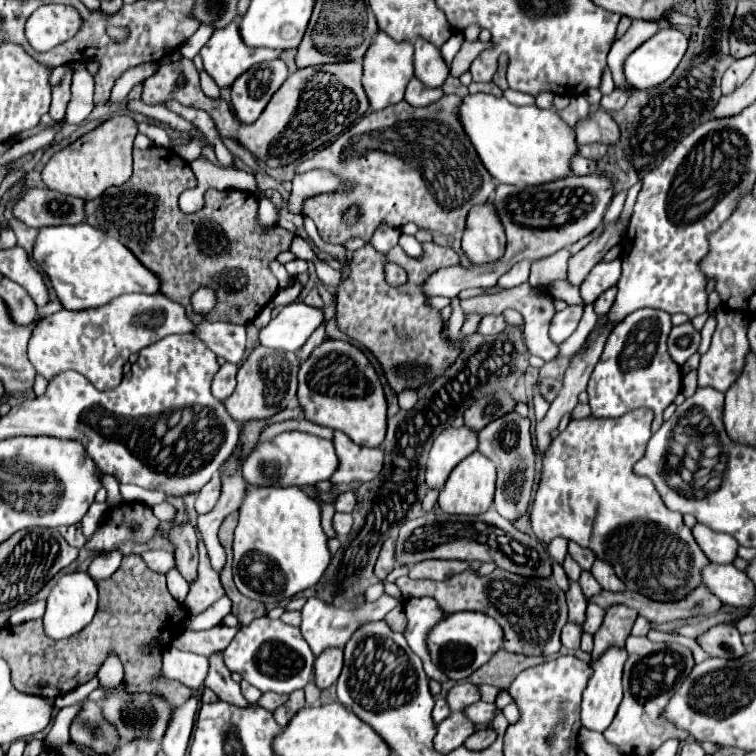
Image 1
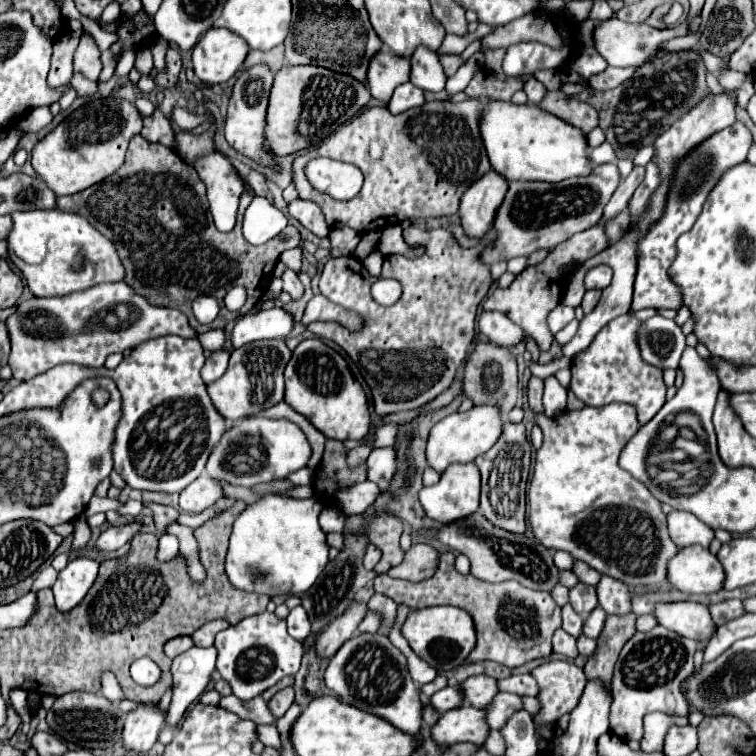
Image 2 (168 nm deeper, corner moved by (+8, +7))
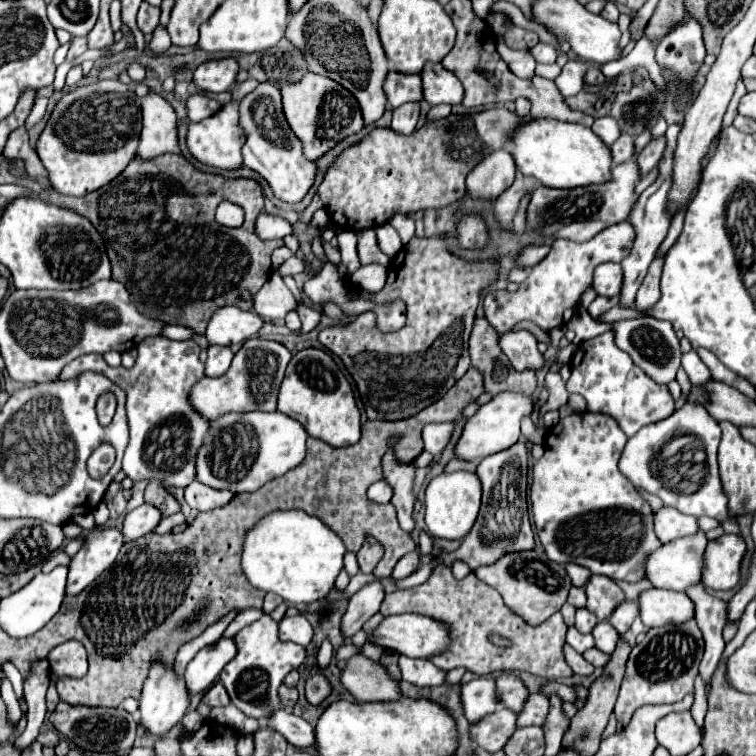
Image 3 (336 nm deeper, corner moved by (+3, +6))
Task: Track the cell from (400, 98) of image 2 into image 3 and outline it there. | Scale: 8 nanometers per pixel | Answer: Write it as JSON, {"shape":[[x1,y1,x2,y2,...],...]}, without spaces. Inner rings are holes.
{"shape":[[419,102,403,104,403,106,399,106,399,108,393,110,391,128,397,134,411,134,415,130,417,118,419,118]]}

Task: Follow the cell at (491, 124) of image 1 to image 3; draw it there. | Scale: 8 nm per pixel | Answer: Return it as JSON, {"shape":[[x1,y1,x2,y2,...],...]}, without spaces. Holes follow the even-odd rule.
{"shape":[[531,120,513,134,513,158,517,168,535,176,549,188,577,188,589,184,605,184,611,180,611,150,603,144,595,132,581,124,567,124,559,120]]}

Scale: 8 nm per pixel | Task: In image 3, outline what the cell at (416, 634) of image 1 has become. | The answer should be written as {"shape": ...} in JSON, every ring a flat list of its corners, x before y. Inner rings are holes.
{"shape":[[399,656,399,670,403,680,415,686,439,686,445,682,445,670,433,666,423,658,407,658]]}

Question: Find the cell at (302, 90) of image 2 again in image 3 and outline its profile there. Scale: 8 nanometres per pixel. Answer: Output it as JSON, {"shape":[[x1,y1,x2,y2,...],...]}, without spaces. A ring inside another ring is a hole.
{"shape":[[305,74,301,82,287,84,281,88,283,94,283,112,291,130,301,138,305,156,309,160,319,160,325,152,335,148,341,140,357,134,363,128,363,118,359,112,359,104,343,86,333,82,331,78,319,74]]}

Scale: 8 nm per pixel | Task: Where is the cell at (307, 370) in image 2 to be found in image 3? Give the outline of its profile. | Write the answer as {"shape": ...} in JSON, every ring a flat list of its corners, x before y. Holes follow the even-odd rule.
{"shape":[[305,348,293,354,279,388,277,412,297,420,309,436,319,438,333,448,351,446,361,438,361,414,351,386,335,360,319,348]]}

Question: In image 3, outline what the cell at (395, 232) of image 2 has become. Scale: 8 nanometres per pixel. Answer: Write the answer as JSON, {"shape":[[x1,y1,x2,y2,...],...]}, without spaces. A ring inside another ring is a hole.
{"shape":[[391,224,377,226,377,228,375,228,375,234,377,234,379,248,381,248,387,256,395,256,395,254,403,248,401,238,399,238,399,234,395,232,395,228,393,228]]}

